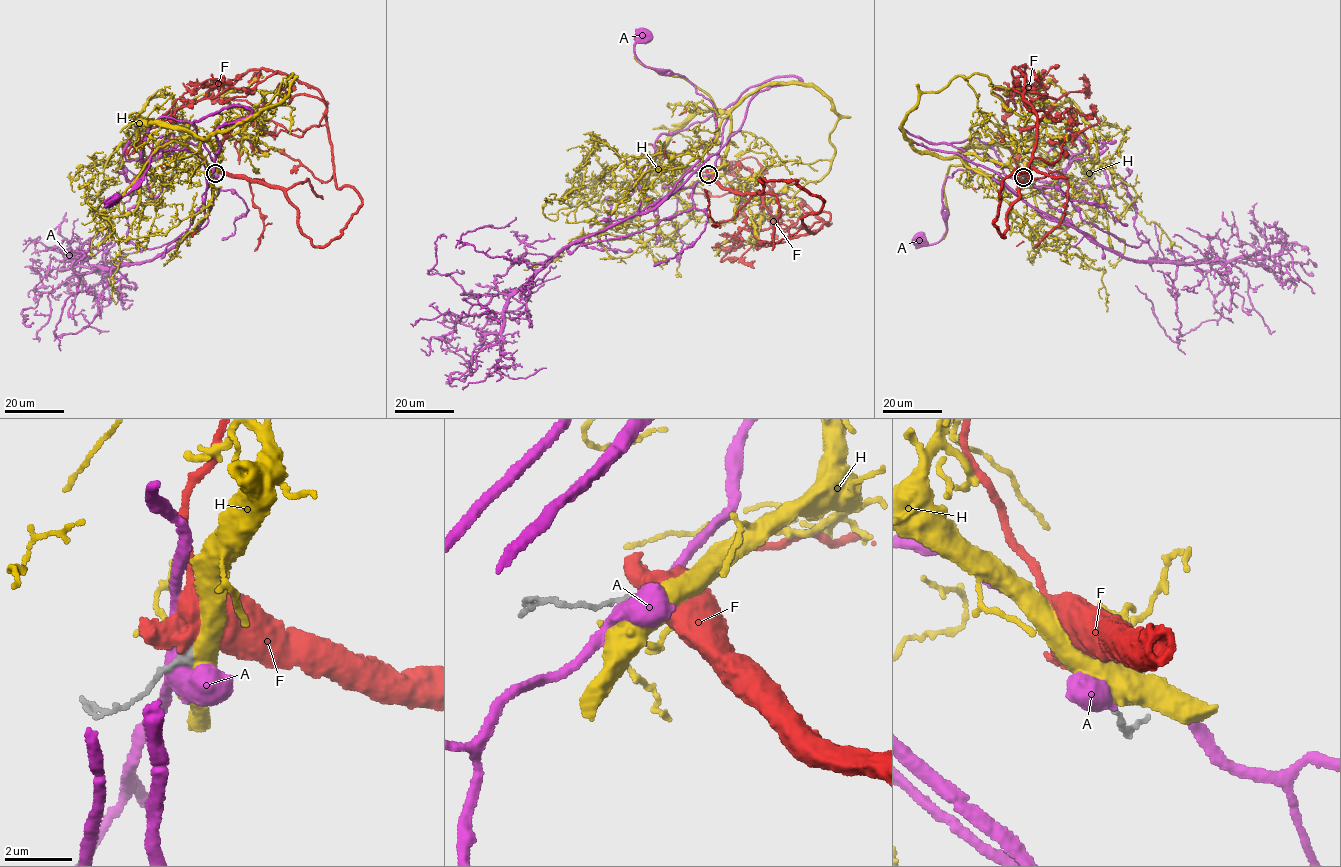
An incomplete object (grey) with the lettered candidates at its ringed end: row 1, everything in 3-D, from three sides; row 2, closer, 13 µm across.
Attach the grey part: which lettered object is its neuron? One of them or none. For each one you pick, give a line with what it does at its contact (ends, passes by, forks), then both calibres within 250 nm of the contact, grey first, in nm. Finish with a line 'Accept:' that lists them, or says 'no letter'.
H: it forks | 440/480 nm
Accept: H

